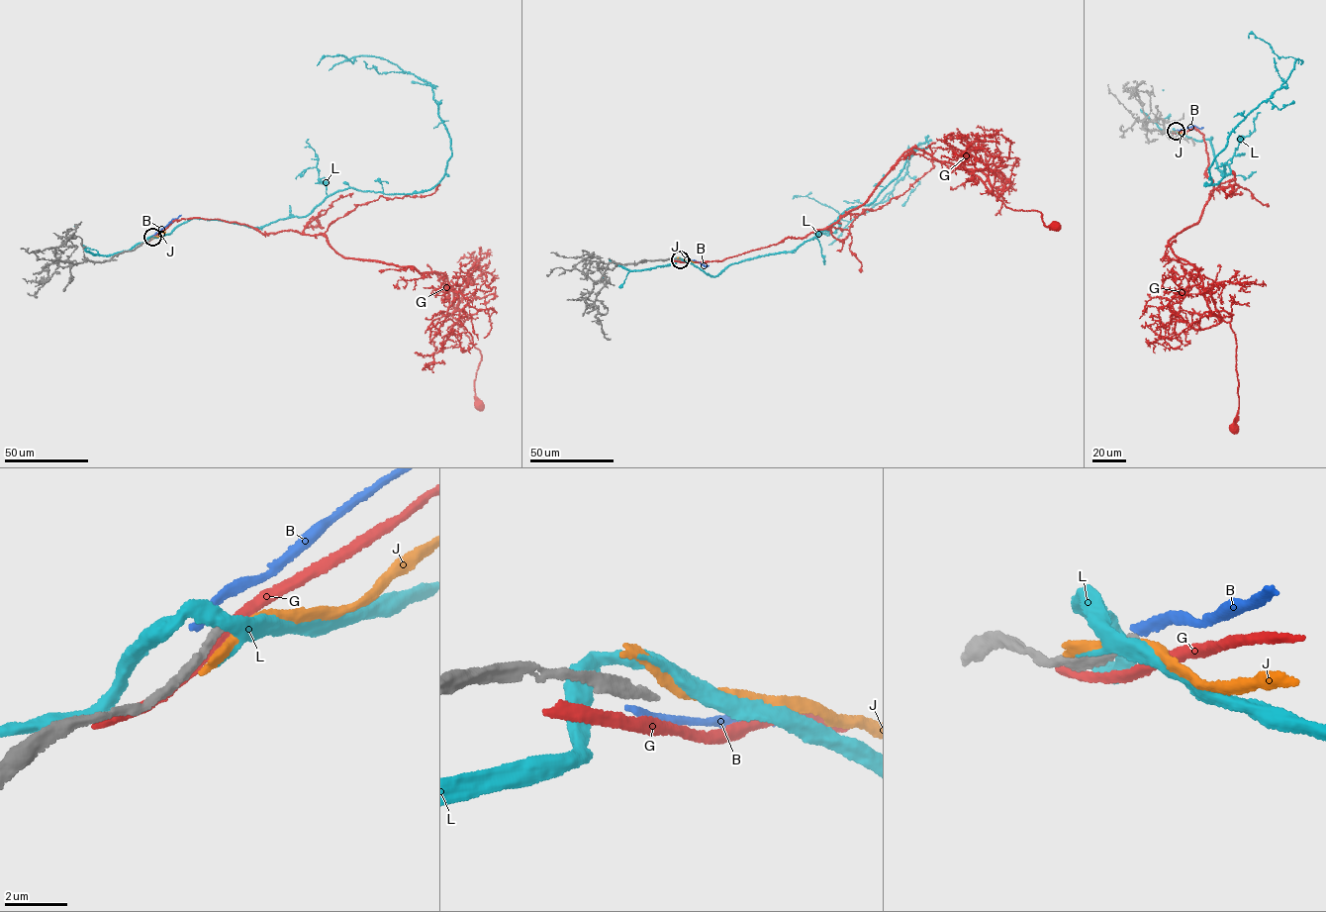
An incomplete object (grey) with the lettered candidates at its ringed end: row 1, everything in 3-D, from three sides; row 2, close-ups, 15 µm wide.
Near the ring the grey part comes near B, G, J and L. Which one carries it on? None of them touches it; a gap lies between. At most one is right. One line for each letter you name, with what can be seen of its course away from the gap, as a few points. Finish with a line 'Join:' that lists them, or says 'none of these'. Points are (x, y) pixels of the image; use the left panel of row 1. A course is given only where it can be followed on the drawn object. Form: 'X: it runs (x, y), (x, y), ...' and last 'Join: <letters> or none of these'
Join: none of these

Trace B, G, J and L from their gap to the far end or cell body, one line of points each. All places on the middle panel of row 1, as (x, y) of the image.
B: (679, 260), (693, 260), (709, 265)
G: (680, 261), (723, 260), (827, 228), (915, 148), (965, 168), (1007, 207), (1036, 210), (1055, 226)
J: (680, 259), (694, 262)
L: (681, 259), (713, 276), (795, 251), (872, 203), (928, 136), (895, 188), (850, 222), (793, 199)

